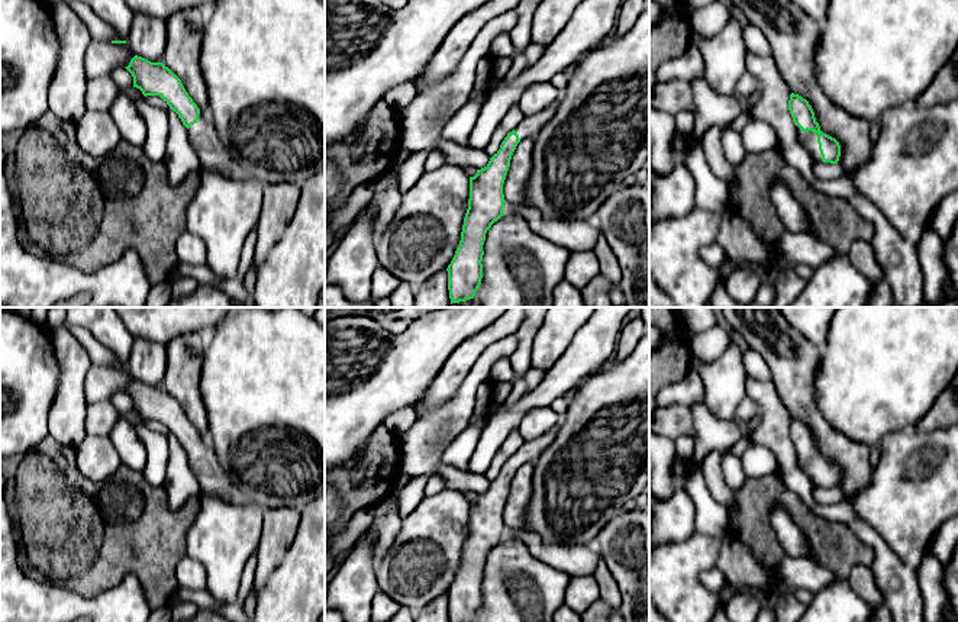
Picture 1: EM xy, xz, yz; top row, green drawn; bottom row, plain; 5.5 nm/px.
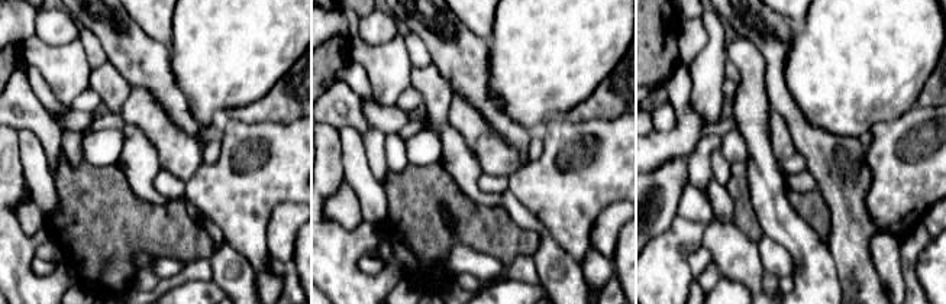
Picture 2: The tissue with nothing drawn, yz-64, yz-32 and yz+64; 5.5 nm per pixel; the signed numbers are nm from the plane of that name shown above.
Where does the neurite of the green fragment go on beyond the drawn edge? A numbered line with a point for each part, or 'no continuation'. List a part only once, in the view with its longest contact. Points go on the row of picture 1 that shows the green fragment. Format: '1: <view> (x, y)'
1: yz (809, 138)

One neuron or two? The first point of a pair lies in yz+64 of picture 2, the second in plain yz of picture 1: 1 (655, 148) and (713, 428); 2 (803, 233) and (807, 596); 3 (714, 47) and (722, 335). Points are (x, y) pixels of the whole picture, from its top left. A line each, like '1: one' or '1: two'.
1: one
2: two
3: two

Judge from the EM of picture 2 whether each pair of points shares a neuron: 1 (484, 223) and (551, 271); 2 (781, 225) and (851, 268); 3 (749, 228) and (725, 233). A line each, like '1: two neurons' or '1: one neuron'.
1: two neurons
2: two neurons
3: two neurons

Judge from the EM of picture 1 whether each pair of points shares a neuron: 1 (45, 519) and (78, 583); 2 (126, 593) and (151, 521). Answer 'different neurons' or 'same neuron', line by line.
1: same neuron
2: different neurons

